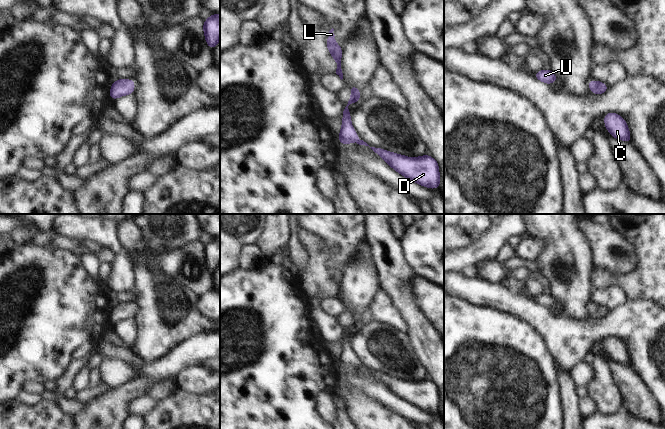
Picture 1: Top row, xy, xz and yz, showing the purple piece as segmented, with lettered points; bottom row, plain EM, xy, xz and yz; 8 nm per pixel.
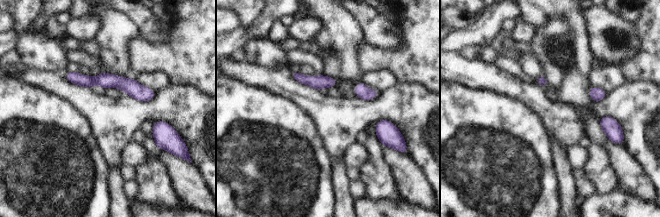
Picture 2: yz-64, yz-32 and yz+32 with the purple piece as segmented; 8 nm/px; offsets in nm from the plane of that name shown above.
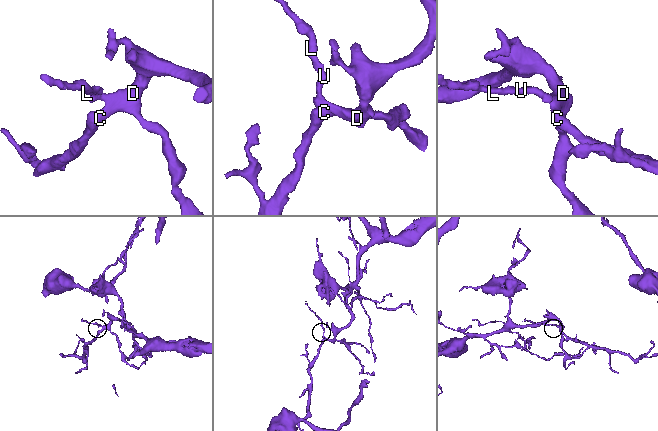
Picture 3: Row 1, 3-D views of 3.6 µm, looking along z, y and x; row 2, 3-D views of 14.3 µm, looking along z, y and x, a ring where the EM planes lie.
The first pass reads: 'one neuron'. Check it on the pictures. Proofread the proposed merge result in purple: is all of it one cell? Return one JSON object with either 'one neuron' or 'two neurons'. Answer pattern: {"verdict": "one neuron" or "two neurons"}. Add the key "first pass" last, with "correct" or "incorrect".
{"verdict": "one neuron", "first pass": "correct"}

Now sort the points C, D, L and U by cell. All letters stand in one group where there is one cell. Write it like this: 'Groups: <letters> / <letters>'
Groups: C D L U

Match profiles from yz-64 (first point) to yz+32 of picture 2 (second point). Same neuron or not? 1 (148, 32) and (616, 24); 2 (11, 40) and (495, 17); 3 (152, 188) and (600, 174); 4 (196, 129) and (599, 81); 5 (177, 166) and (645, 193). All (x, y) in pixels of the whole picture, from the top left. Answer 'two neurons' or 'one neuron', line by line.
1: one neuron
2: one neuron
3: one neuron
4: one neuron
5: one neuron

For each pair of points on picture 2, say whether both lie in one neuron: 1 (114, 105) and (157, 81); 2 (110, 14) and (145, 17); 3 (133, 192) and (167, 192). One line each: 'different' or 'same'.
1: same
2: different
3: different

